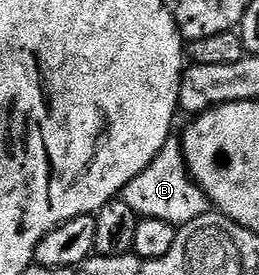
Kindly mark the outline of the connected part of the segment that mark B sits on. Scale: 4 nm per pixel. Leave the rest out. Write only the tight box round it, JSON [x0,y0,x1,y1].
[123,138,211,226]

